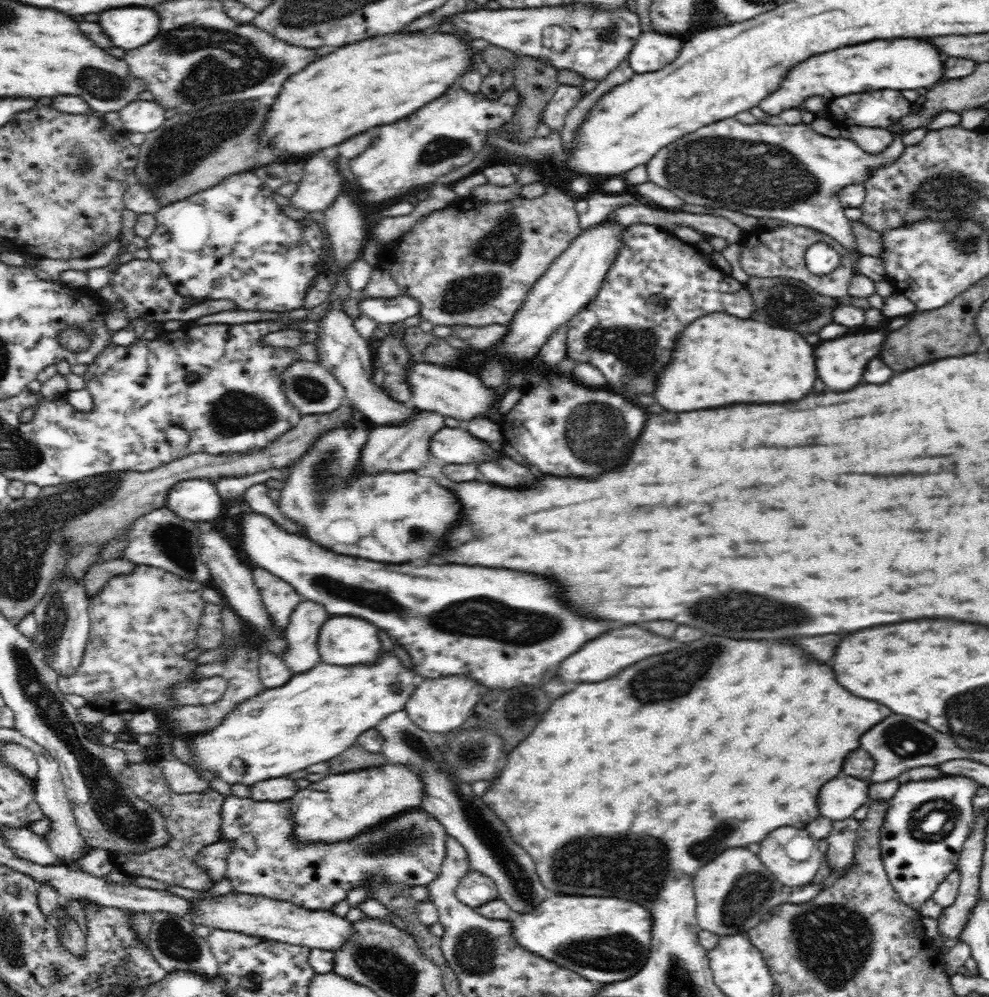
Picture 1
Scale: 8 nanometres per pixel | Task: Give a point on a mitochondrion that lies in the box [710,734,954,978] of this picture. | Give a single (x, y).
(752, 891)

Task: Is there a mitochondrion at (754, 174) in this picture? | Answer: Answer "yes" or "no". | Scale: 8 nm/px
yes

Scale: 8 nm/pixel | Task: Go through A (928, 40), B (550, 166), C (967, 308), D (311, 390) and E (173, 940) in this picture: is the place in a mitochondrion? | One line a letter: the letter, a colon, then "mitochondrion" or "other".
A: other
B: other
C: other
D: mitochondrion
E: mitochondrion

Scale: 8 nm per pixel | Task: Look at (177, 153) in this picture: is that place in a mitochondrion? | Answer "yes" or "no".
yes

